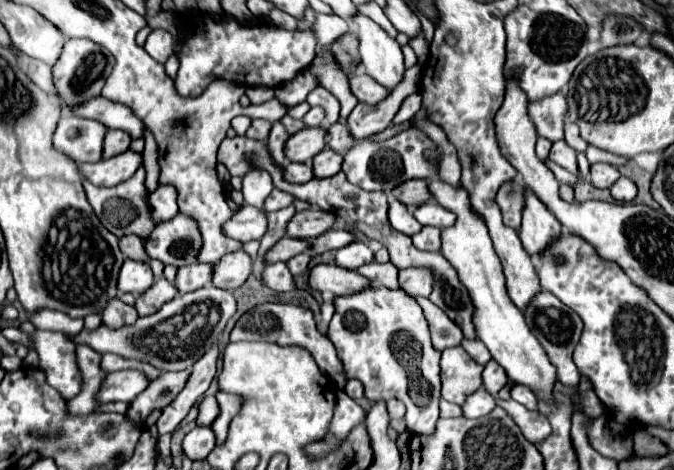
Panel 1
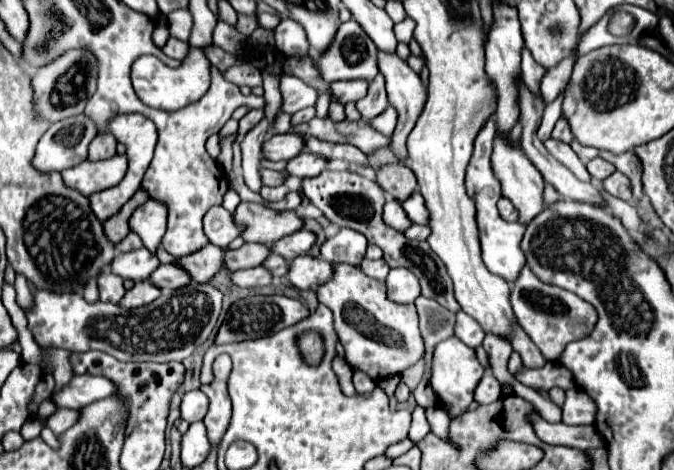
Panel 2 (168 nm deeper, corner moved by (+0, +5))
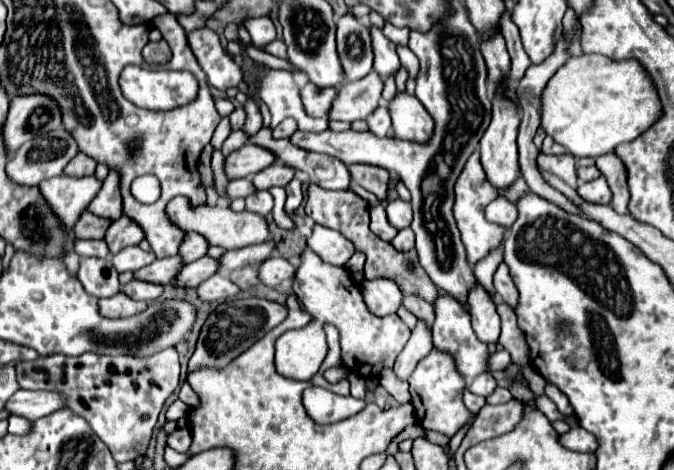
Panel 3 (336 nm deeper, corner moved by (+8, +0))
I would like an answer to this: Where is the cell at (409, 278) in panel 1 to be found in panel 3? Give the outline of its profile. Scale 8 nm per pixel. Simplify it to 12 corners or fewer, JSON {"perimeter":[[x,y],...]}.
{"perimeter":[[387,278],[365,280],[361,292],[375,316],[399,310],[403,294]]}

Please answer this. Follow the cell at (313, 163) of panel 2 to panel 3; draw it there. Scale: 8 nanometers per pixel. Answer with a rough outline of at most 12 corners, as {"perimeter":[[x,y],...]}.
{"perimeter":[[275,162],[255,174],[257,190],[287,186],[295,178],[291,166]]}

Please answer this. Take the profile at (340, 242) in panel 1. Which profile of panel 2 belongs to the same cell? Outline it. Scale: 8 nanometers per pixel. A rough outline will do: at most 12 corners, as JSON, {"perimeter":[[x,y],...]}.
{"perimeter":[[307,229],[271,243],[285,261],[305,255],[315,243]]}

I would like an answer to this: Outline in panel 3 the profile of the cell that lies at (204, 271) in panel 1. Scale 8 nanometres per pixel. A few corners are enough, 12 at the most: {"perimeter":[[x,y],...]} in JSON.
{"perimeter":[[133,278],[123,292],[137,300],[153,302],[163,286]]}

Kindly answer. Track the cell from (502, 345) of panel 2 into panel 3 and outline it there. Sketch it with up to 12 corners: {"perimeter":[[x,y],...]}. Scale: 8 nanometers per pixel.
{"perimeter":[[481,286],[469,294],[473,330],[485,344],[497,344],[501,320]]}

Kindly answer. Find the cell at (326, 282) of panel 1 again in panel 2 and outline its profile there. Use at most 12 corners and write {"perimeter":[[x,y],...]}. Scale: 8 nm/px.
{"perimeter":[[301,255],[289,263],[287,279],[297,289],[317,289],[333,267]]}

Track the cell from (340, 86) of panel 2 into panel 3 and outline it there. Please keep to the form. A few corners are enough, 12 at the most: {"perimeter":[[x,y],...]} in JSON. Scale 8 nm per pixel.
{"perimeter":[[301,88],[301,100],[311,116],[327,116],[337,88]]}

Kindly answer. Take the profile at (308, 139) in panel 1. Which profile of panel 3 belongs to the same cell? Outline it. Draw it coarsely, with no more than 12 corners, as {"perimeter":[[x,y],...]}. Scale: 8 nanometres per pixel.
{"perimeter":[[247,142],[225,160],[233,178],[251,178],[271,166],[277,156]]}

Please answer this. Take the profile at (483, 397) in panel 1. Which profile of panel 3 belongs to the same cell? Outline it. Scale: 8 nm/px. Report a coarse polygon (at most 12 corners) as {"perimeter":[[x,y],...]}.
{"perimeter":[[487,374],[475,378],[469,384],[469,392],[491,396],[495,380]]}

